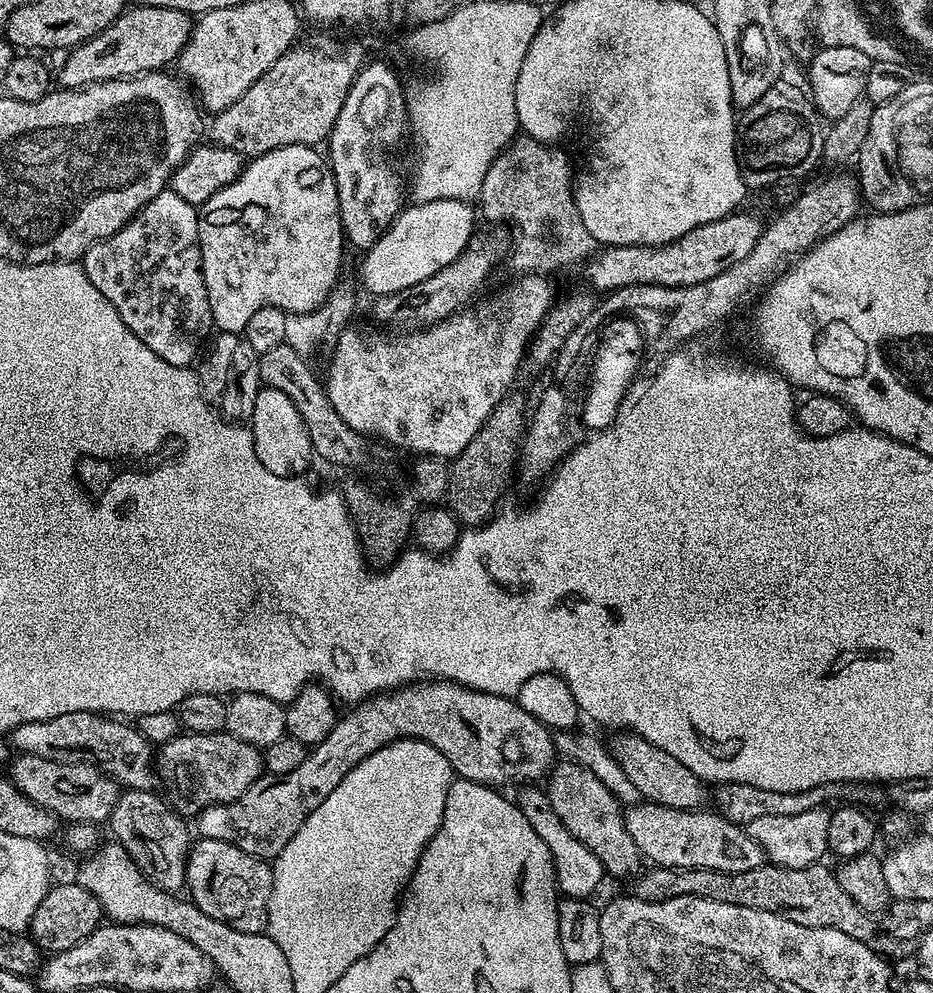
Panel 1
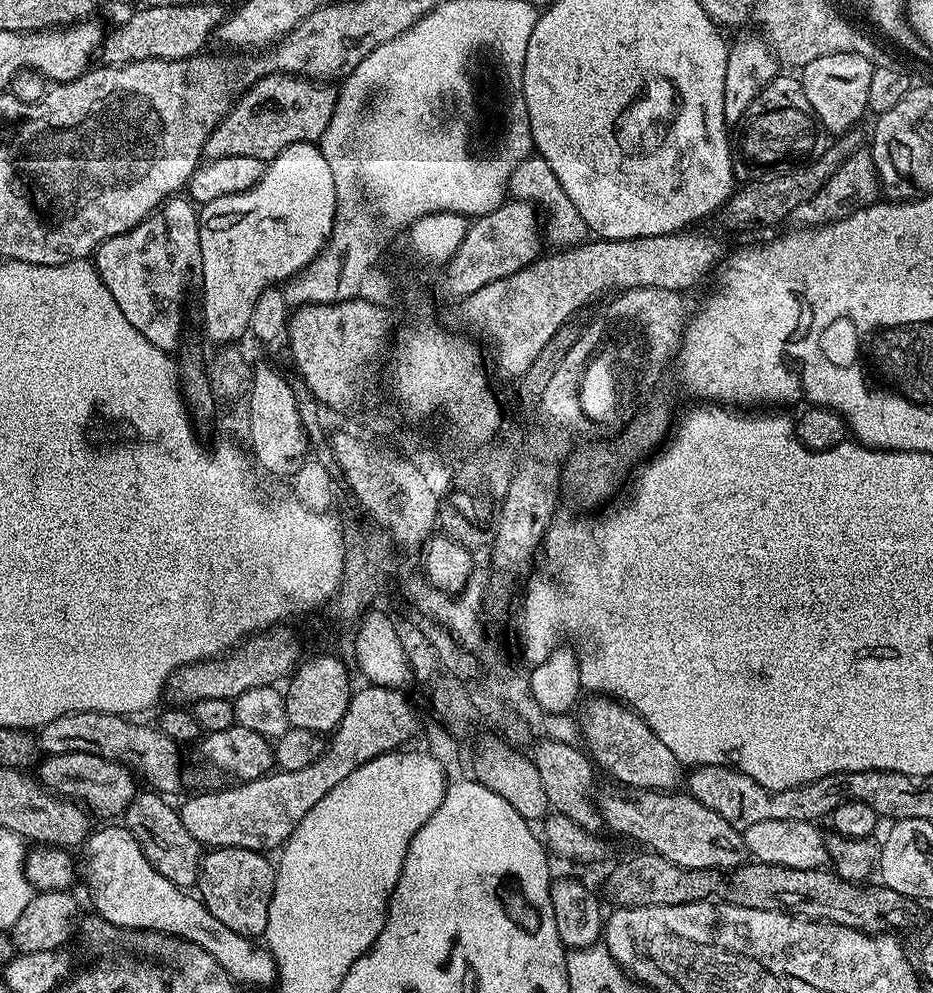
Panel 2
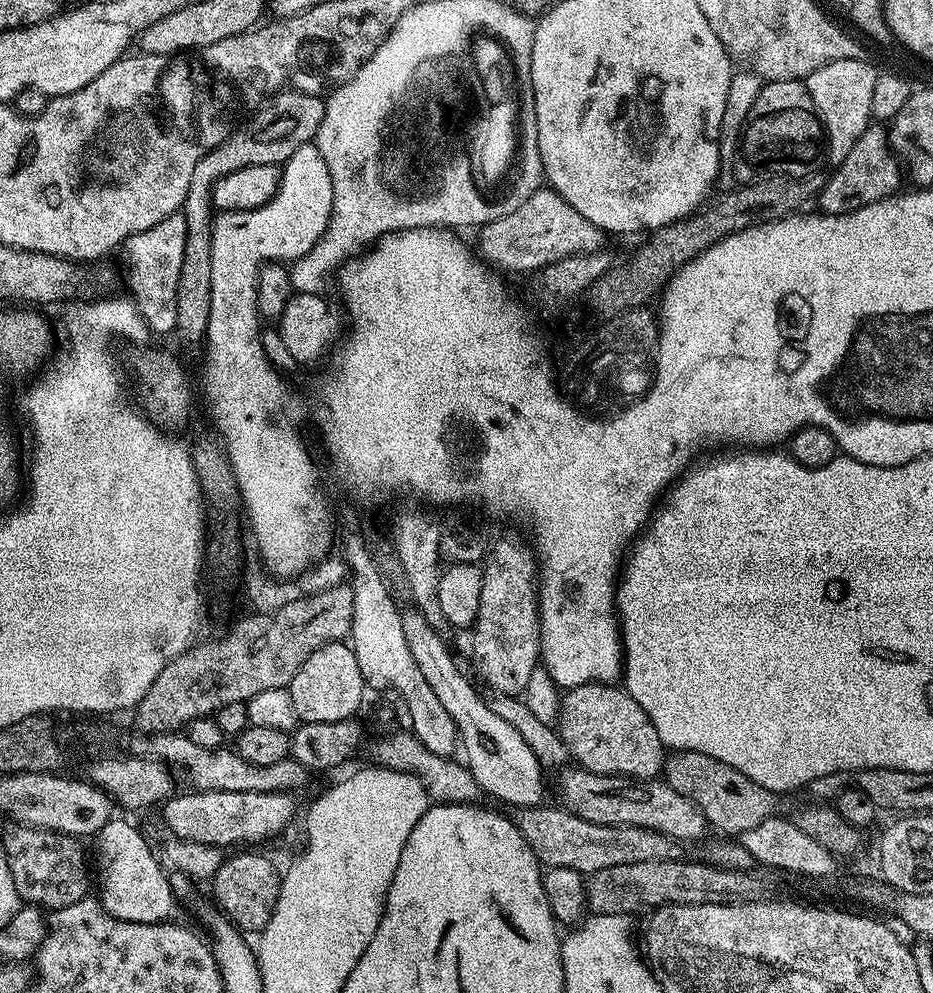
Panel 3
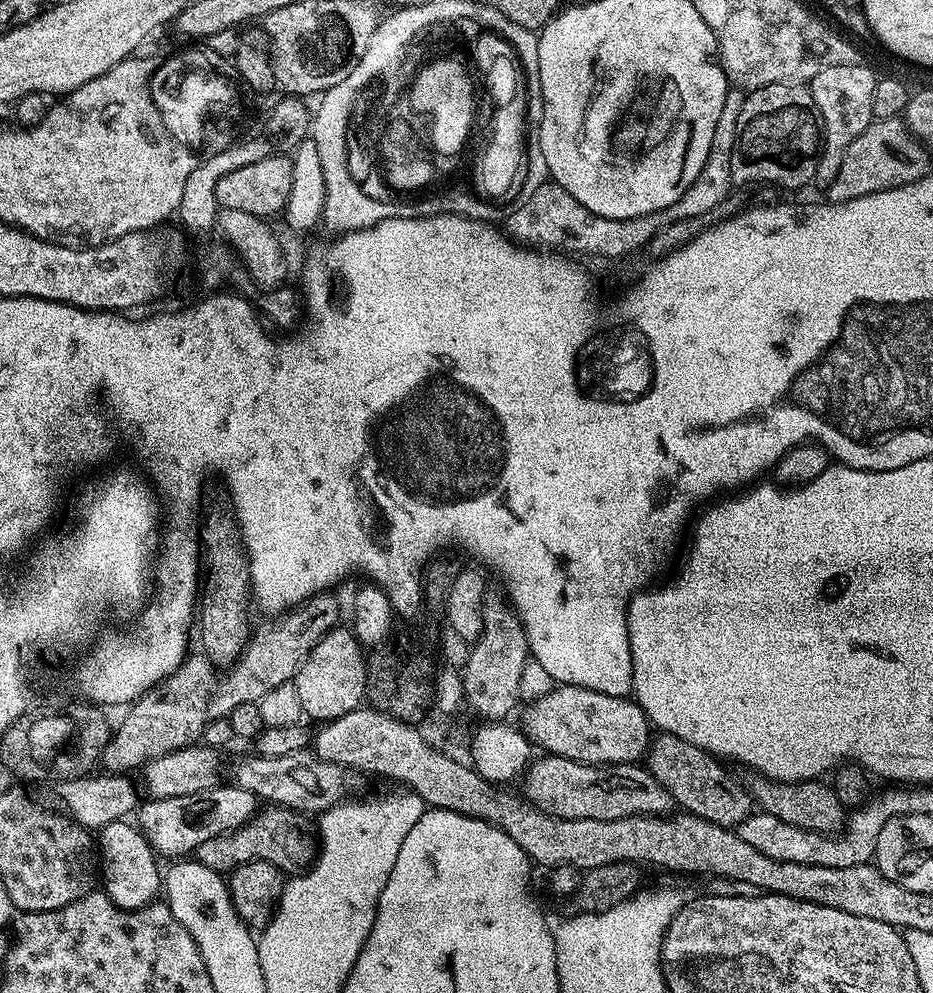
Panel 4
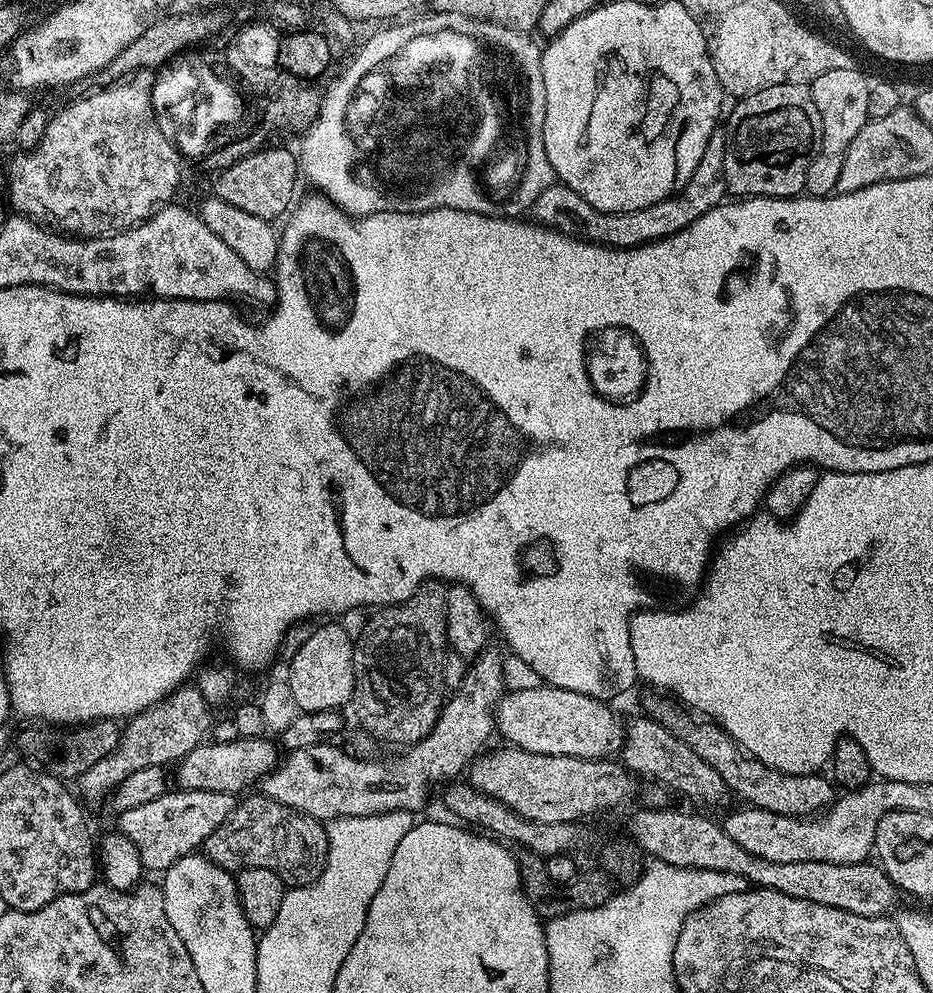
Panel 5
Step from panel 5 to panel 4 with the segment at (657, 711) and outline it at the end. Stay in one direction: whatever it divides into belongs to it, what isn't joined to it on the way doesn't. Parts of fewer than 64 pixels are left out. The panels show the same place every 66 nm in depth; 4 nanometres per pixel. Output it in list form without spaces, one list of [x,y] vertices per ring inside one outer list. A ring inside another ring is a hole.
[[[752,774],[749,777],[749,780],[746,780],[746,787],[759,811],[774,818],[782,818],[782,822],[790,822],[790,826],[798,826],[802,830],[810,830],[823,836],[845,831],[846,809],[842,802],[838,802],[838,794],[833,790],[831,783],[817,778],[783,784],[780,780],[769,780],[767,776],[759,774]]]

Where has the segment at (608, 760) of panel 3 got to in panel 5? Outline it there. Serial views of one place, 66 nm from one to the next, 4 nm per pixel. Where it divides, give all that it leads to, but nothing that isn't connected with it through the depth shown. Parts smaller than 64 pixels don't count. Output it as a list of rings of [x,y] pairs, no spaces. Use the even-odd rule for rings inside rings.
[[[551,686],[536,689],[505,691],[495,706],[495,731],[505,736],[513,748],[521,748],[530,754],[554,754],[555,756],[577,756],[587,760],[599,760],[609,753],[619,753],[624,747],[626,724],[611,712],[607,703],[578,694],[574,690],[562,690]]]

